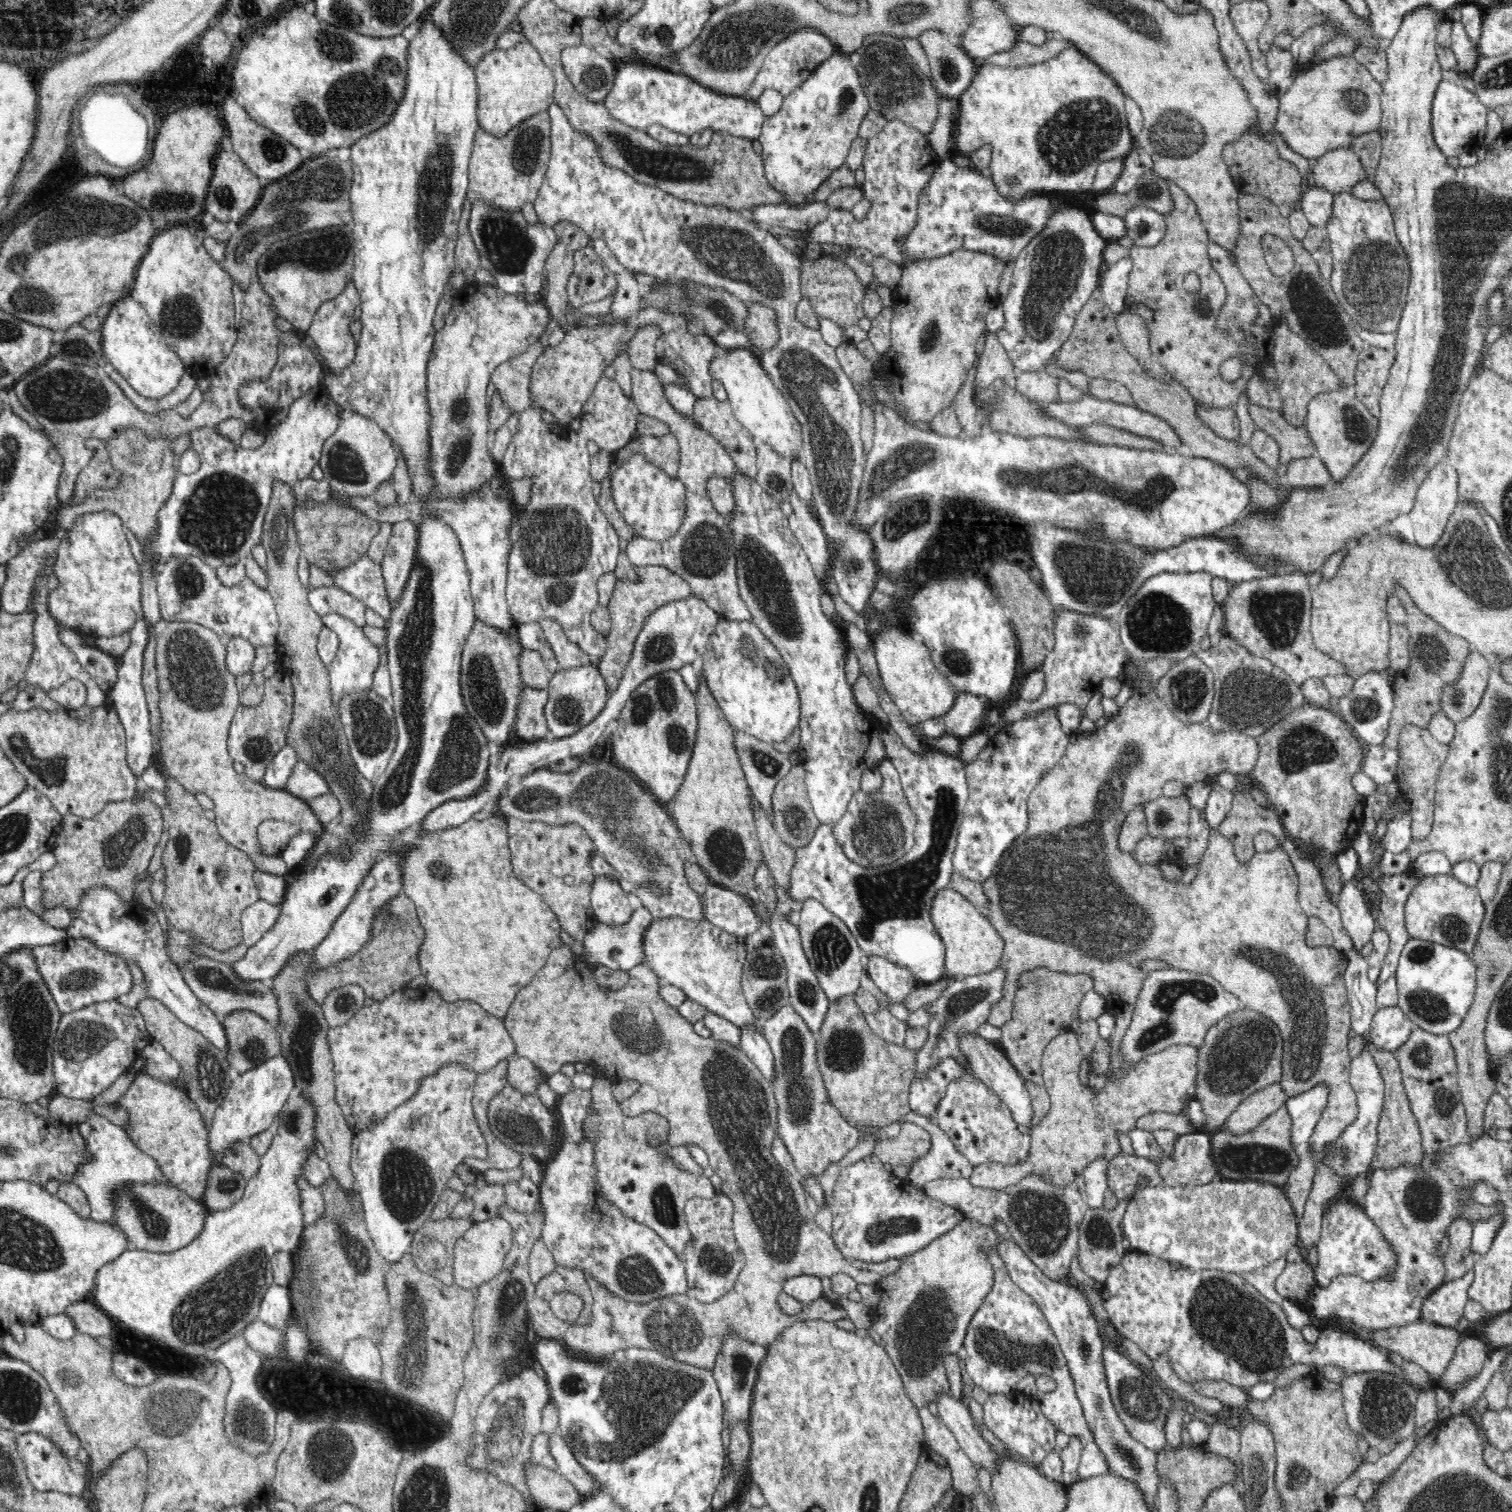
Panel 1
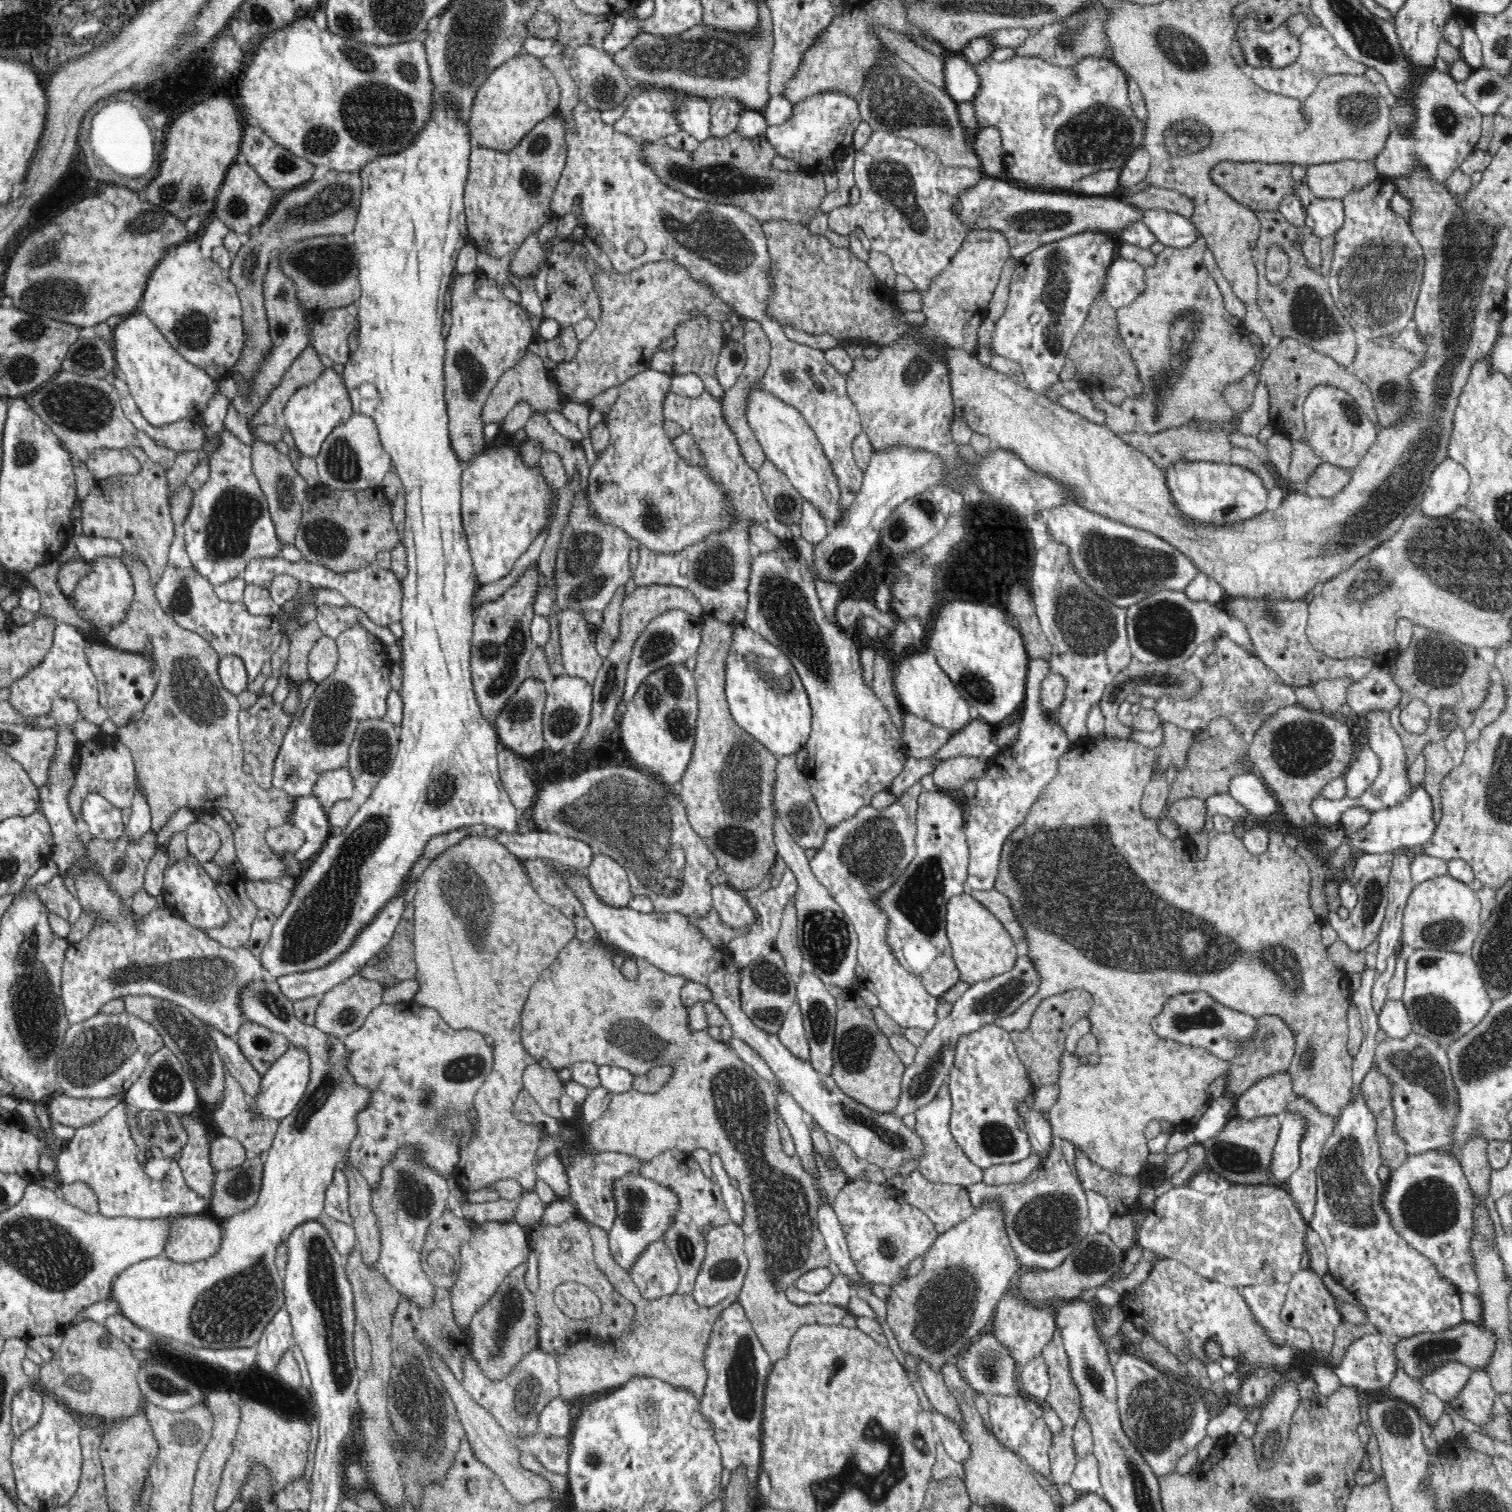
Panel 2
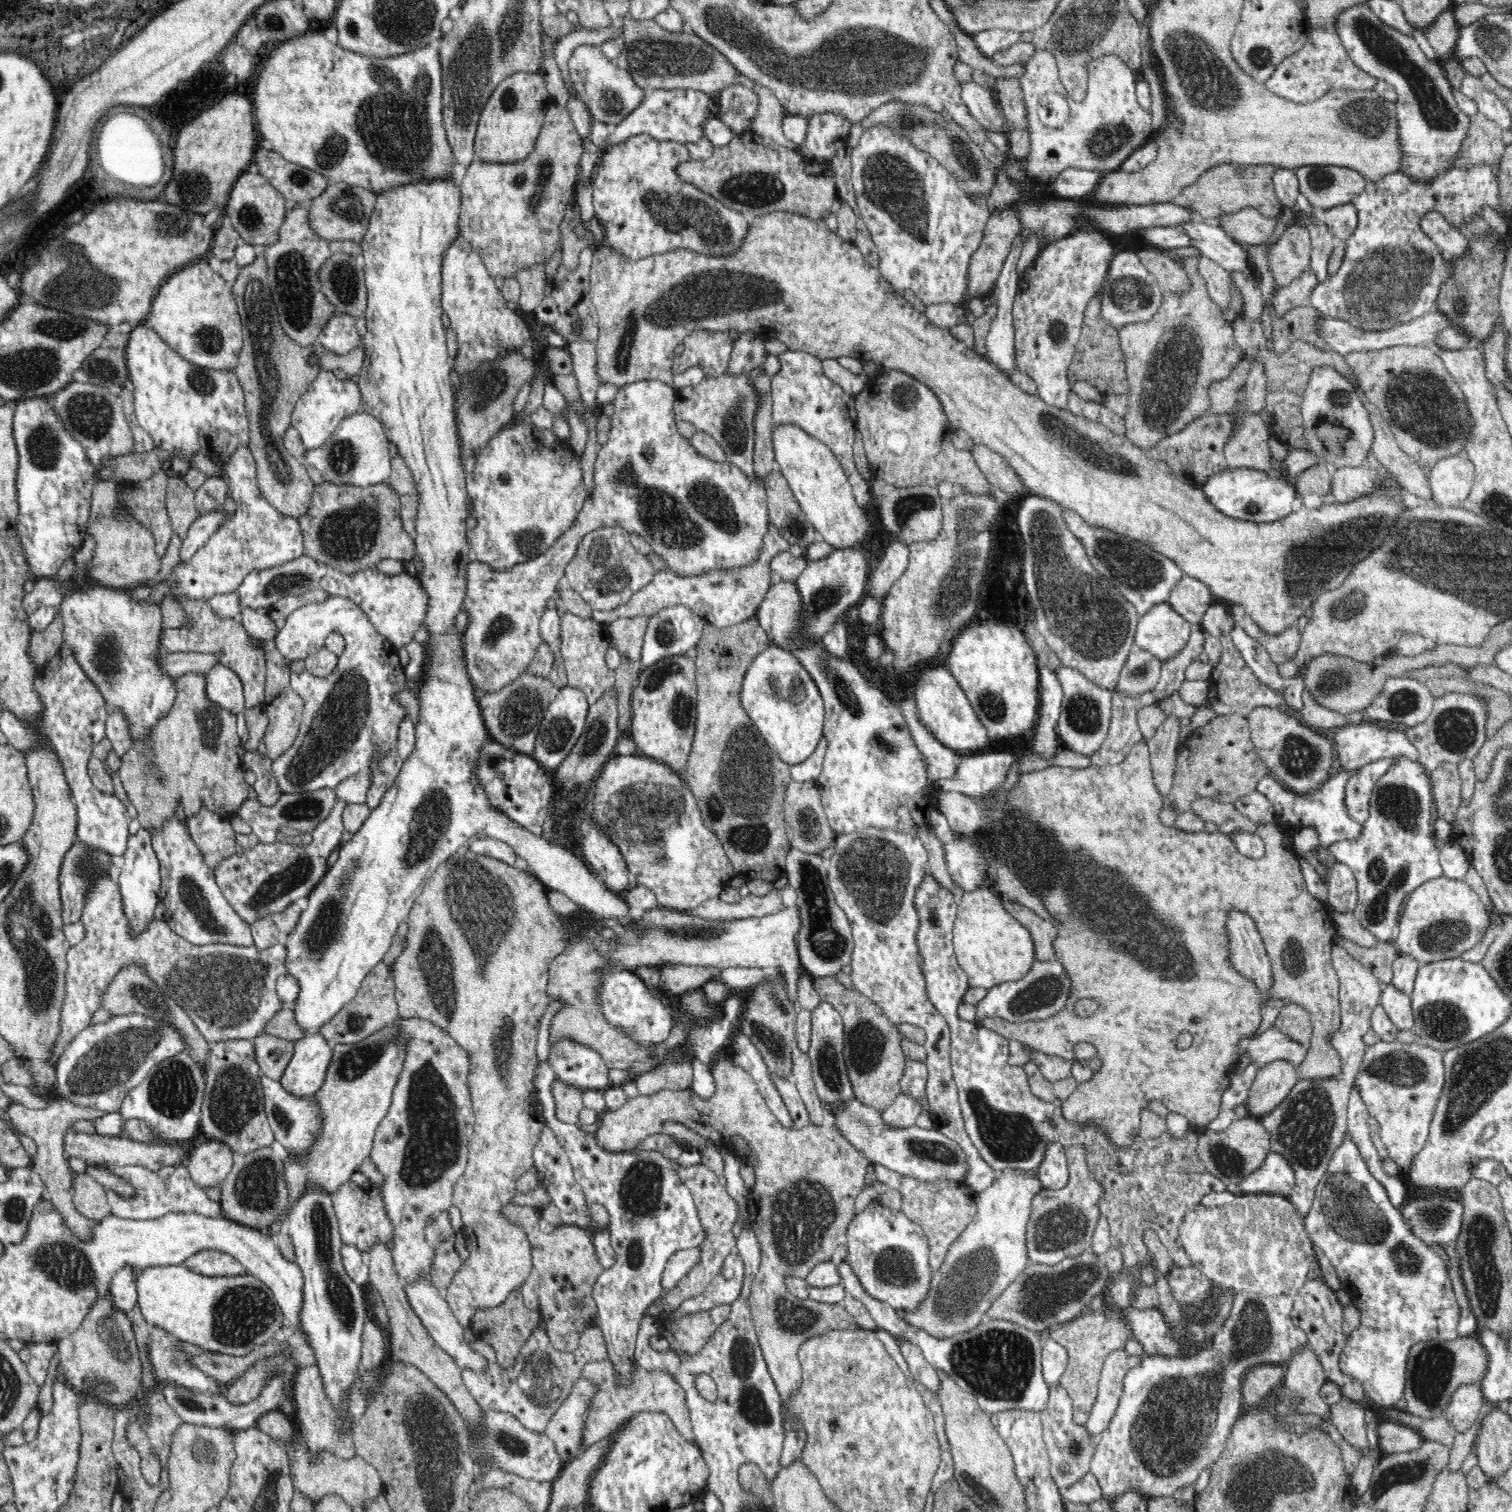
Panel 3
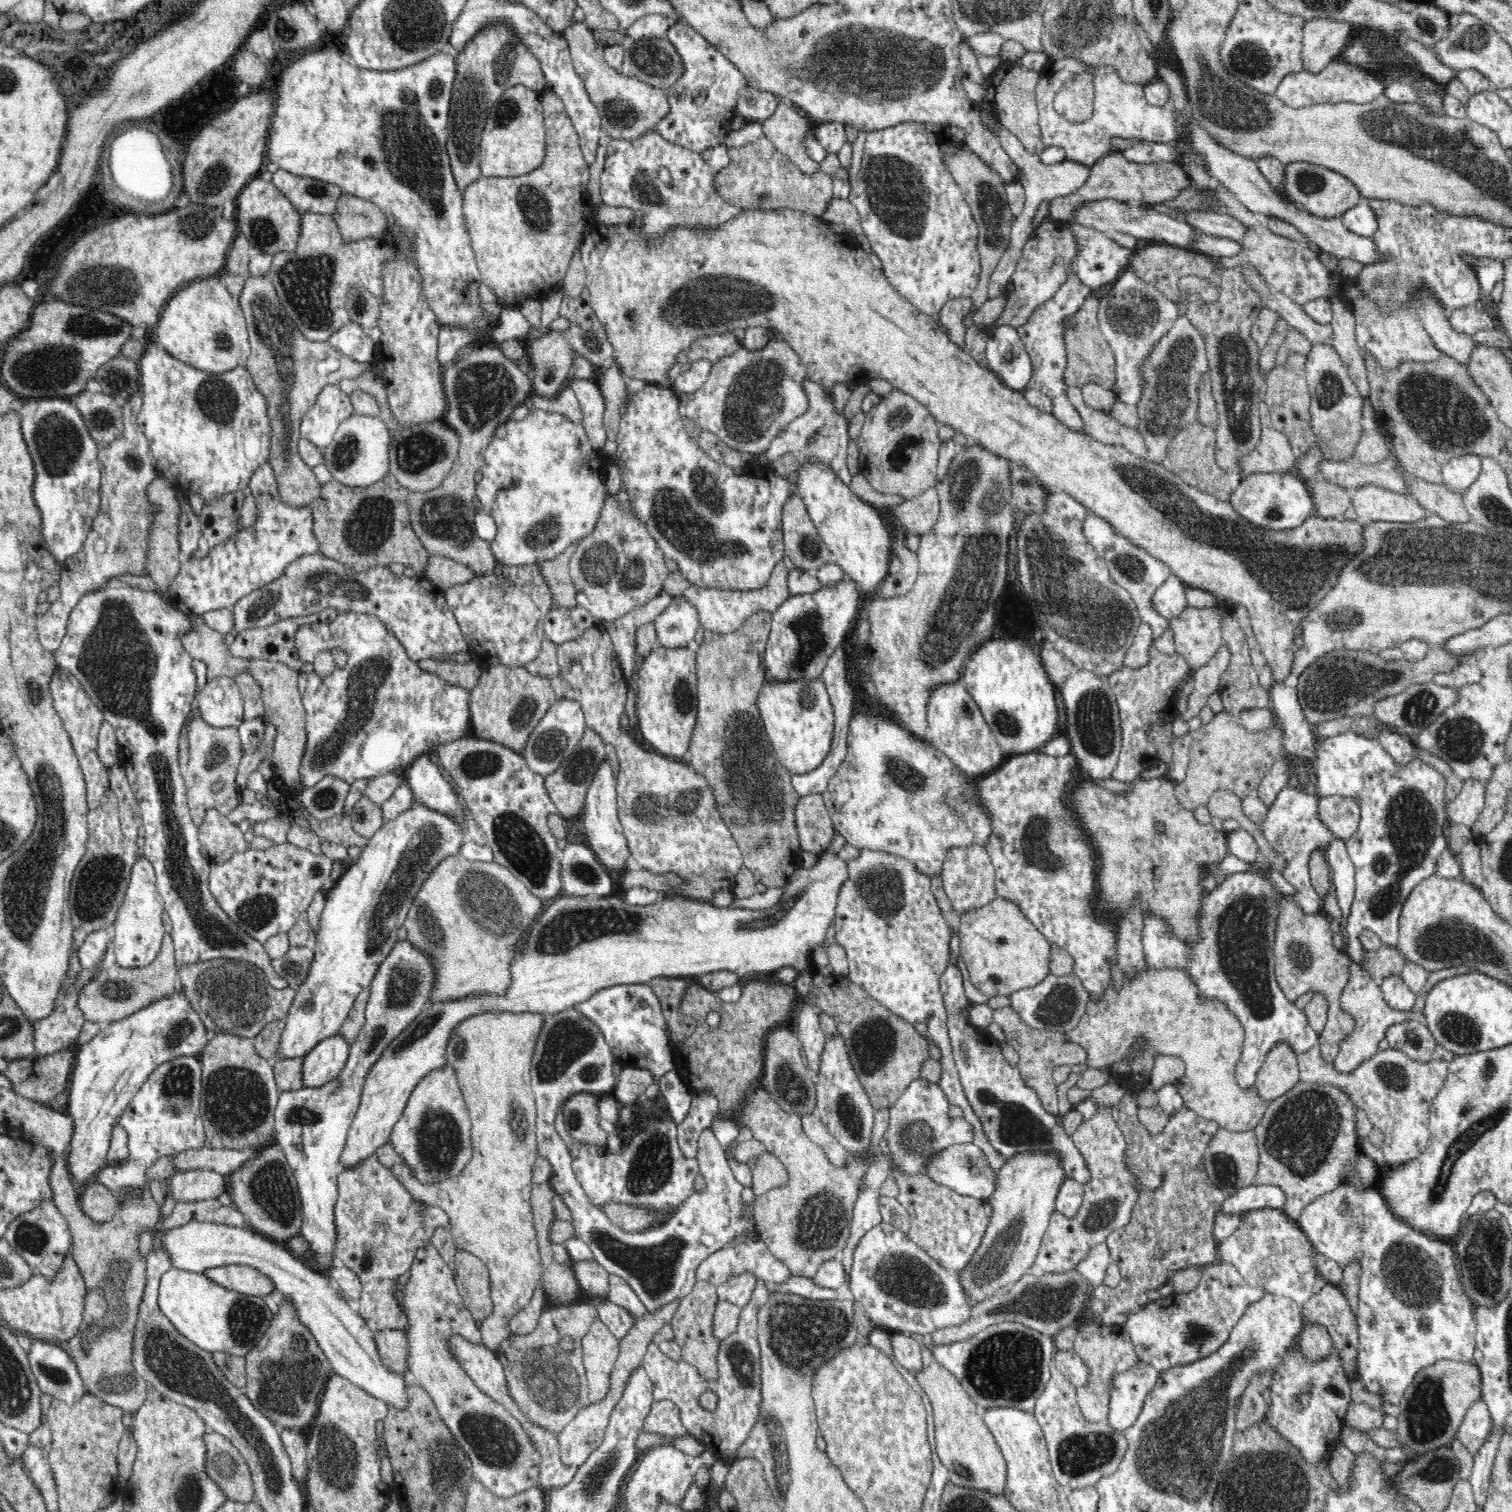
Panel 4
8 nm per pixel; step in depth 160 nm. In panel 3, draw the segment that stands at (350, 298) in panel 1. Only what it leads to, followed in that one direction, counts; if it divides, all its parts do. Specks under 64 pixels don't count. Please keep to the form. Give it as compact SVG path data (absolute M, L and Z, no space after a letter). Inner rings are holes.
M336 311L335 316L320 332L318 343L338 355L346 355L354 348L363 346L363 340L358 335L355 321L354 317Z

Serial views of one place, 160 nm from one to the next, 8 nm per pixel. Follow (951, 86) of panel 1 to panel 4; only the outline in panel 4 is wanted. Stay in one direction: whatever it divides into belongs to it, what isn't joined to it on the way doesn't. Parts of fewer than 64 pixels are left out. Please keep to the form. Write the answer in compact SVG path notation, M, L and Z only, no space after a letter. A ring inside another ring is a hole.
M998 121L999 131L996 137L1004 150L1012 157L1015 165L1022 170L1022 174L1018 177L1018 181L1021 181L1025 188L1025 203L1023 211L1015 217L1013 221L1012 230L1010 232L1010 244L1009 250L1004 253L1004 257L1000 260L996 271L993 272L988 284L988 300L997 298L1002 294L1003 290L1007 287L1007 283L1016 270L1016 264L1020 262L1022 257L1022 250L1025 242L1030 238L1030 235L1034 232L1034 216L1038 212L1038 206L1044 202L1044 200L1051 201L1053 198L1066 196L1072 194L1080 188L1089 177L1090 167L1084 164L1080 164L1076 161L1065 159L1059 163L1043 164L1040 161L1040 157L1037 154L1032 154L1024 148L1024 145L1012 134L1010 134L1003 125Z

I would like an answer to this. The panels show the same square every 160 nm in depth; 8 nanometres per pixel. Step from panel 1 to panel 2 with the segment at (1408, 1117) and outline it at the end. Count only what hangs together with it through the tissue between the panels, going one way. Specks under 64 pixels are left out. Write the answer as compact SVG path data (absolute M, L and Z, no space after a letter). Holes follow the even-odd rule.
M1375 1060L1361 1084L1361 1092L1365 1105L1376 1121L1380 1164L1396 1170L1406 1162L1409 1154L1406 1152L1403 1138L1400 1138L1396 1132L1395 1112L1391 1103L1391 1084L1377 1070Z

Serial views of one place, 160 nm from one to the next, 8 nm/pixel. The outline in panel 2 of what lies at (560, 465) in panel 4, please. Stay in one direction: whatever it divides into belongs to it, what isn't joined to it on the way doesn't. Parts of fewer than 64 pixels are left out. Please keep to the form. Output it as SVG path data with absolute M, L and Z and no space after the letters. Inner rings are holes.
M492 442L491 446L488 446L484 452L481 452L471 463L468 463L467 467L463 468L460 484L460 495L462 495L462 504L460 505L462 505L462 508L460 509L462 509L462 524L464 526L467 543L469 544L469 551L475 570L475 580L478 587L481 587L484 584L490 584L490 582L498 582L500 578L508 576L508 574L512 572L512 568L514 568L516 560L518 560L518 558L526 552L530 543L536 540L536 537L541 533L546 522L548 522L548 508L550 508L550 502L552 502L552 491L550 491L550 486L548 486L546 480L544 479L544 475L542 475L540 464L537 464L534 468L529 468L520 457L517 447L518 446L514 447L512 442L499 445Z

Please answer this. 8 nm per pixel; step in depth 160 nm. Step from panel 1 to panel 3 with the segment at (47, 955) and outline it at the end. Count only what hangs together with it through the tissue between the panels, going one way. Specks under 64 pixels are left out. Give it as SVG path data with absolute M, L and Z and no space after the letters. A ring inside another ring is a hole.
M104 871L93 877L86 892L80 922L86 927L86 936L67 952L61 1031L51 1054L54 1066L68 1042L91 1024L92 1016L100 1009L99 1000L112 979L130 963L140 963L146 969L146 975L187 1012L200 1034L211 1044L254 1039L276 1014L279 1003L275 985L279 976L288 973L284 967L286 947L282 940L266 949L231 944L198 946L178 936L166 917L156 919L155 916L144 932L133 936L123 911L118 883Z

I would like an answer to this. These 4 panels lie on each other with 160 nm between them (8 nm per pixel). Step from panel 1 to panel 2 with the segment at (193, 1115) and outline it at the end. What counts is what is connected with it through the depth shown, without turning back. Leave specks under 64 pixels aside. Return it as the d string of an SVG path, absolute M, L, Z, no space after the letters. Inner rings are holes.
M190 1114L180 1116L180 1123L186 1131L186 1144L172 1158L182 1169L184 1181L192 1191L210 1199L212 1196L215 1171L210 1164L210 1134L204 1123Z

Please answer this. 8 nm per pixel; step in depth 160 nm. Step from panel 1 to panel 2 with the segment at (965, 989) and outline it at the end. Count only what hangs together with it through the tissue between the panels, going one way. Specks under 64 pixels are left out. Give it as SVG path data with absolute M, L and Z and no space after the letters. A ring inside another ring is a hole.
M1021 946L1018 958L1012 970L994 976L990 980L982 980L970 984L969 989L955 1002L948 1017L938 1020L932 1030L927 1032L922 1044L917 1046L914 1064L905 1068L901 1080L901 1095L894 1110L900 1118L906 1114L915 1113L918 1108L926 1106L936 1098L941 1084L948 1080L954 1060L956 1041L960 1035L976 1032L984 1026L990 1026L996 1021L1002 1021L1022 1007L1026 1000L1030 1000L1040 990L1040 973L1036 971L1032 959L1026 955L1025 947Z

